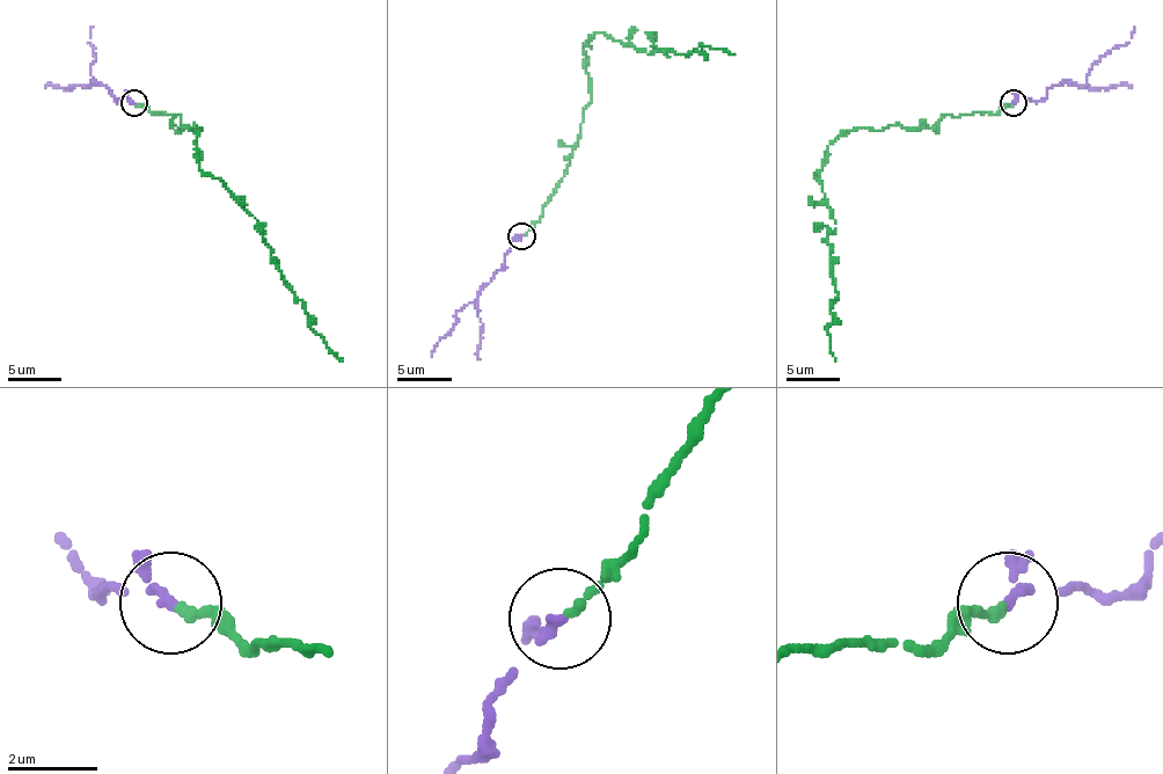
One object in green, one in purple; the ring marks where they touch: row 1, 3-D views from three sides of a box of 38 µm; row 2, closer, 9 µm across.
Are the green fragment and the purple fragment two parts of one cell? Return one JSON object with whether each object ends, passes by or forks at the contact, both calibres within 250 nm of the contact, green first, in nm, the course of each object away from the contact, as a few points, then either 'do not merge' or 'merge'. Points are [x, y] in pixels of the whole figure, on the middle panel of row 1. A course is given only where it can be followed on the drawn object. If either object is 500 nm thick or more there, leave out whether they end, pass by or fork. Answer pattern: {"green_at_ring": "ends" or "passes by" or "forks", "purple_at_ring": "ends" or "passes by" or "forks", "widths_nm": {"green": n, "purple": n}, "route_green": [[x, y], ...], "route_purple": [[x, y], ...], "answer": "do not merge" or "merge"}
{"green_at_ring": "ends", "purple_at_ring": "ends", "widths_nm": {"green": 240, "purple": 240}, "route_green": [[524, 235], [567, 170], [591, 100], [585, 45], [597, 33], [648, 53], [734, 53]], "route_purple": [[520, 235], [504, 264], [485, 286], [477, 305], [483, 327], [477, 353], [480, 359]], "answer": "merge"}

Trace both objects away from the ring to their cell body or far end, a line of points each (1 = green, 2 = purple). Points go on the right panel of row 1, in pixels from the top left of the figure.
1: (1012, 103), (930, 128), (843, 130), (827, 146), (814, 175), (835, 220), (835, 360)
2: (1012, 103), (1041, 101), (1052, 85), (1062, 82), (1081, 88), (1103, 56), (1129, 43), (1134, 27)

